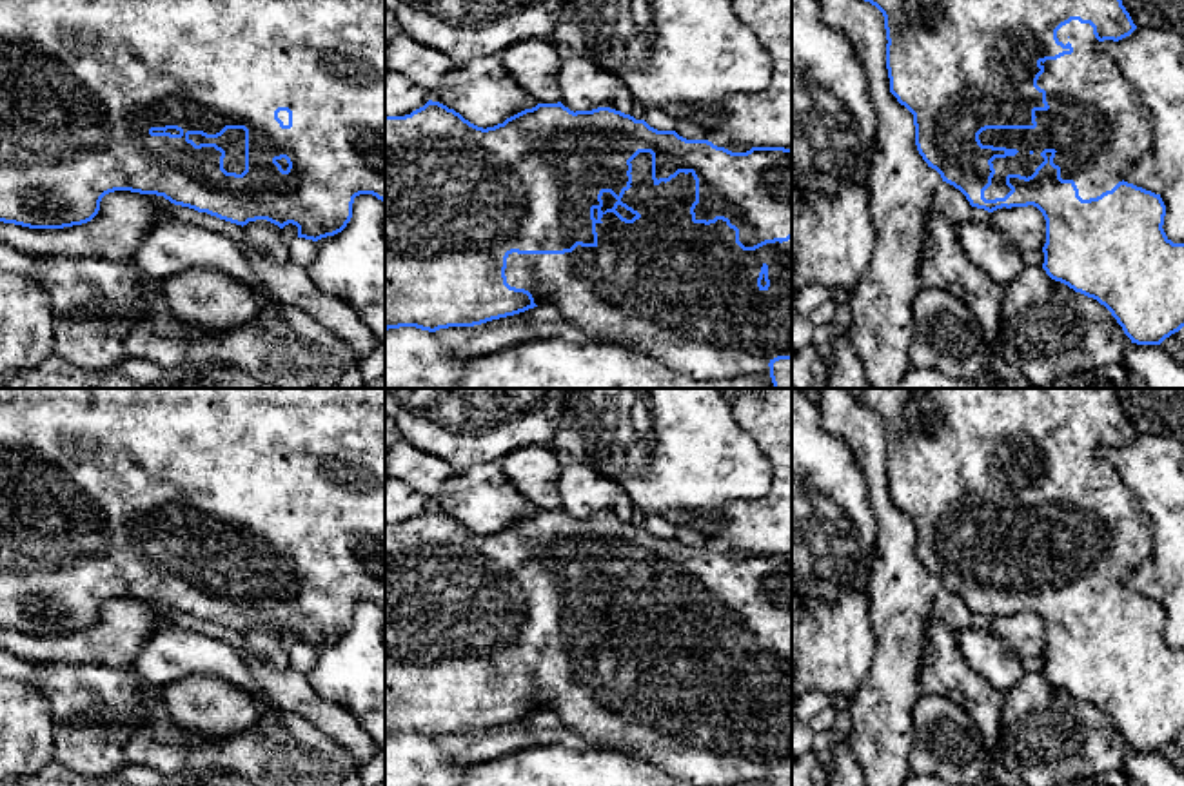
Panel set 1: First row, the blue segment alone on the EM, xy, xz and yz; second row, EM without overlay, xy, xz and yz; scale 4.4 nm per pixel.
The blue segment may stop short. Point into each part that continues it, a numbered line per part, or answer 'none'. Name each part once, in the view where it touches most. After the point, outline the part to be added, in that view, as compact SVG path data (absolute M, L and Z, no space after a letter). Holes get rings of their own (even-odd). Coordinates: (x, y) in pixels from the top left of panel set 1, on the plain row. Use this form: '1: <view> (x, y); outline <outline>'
1: xz (683, 699); outline M639 559L630 570L632 594L625 597L621 608L637 617L639 626L625 630L614 619L603 621L596 630L596 653L577 652L565 661L512 659L507 664L507 690L528 697L538 713L554 712L563 726L587 742L634 753L690 784L770 782L768 770L774 764L792 762L792 644L743 657L726 628L717 626L710 632L692 628L690 614L696 608L692 579L679 579L670 588L656 592L650 559ZM765 670L770 693L761 697L757 684Z

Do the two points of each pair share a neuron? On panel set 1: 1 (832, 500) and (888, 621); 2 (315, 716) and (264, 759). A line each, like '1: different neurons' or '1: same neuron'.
1: different neurons
2: different neurons

